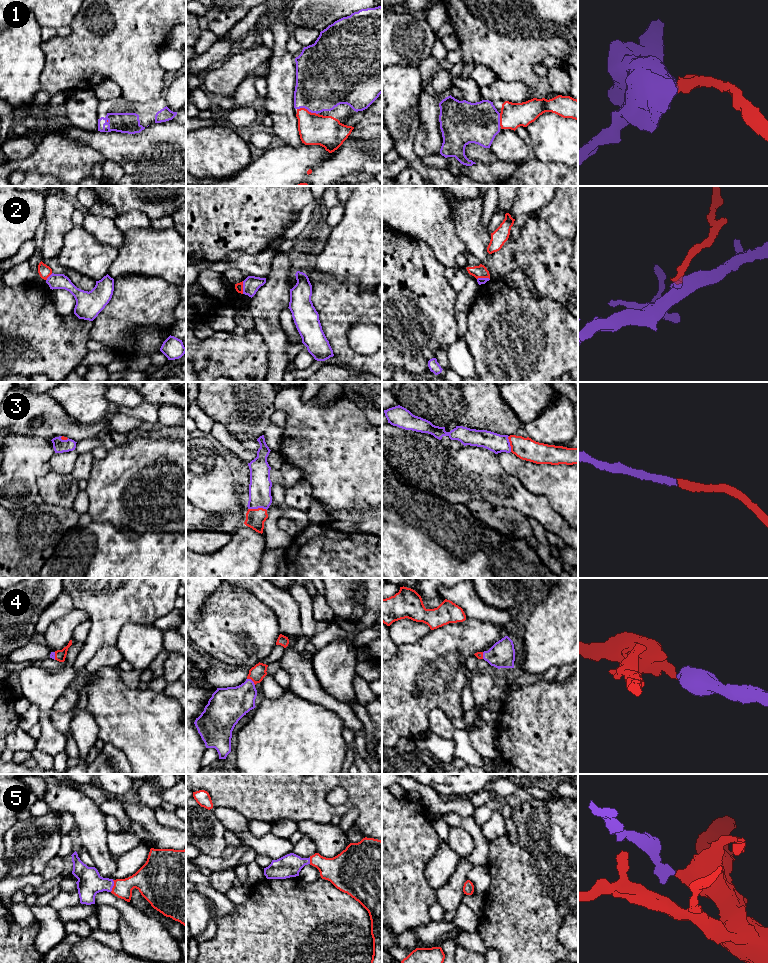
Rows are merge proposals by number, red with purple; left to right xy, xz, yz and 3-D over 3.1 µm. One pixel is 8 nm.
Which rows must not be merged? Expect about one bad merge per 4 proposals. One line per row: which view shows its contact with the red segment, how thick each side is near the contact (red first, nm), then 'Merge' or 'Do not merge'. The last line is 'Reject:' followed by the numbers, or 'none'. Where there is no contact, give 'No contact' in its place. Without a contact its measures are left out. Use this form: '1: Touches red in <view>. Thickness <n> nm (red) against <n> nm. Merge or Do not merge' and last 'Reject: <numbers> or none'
1: Touches red in xz. Thickness 260 nm (red) against 440 nm. Merge
2: Touches red in xz. Thickness 60 nm (red) against 140 nm. Do not merge
3: Touches red in xz. Thickness 160 nm (red) against 180 nm. Merge
4: Touches red in xz. Thickness 120 nm (red) against 280 nm. Merge
5: Touches red in xy. Thickness 170 nm (red) against 200 nm. Merge
Reject: 2

